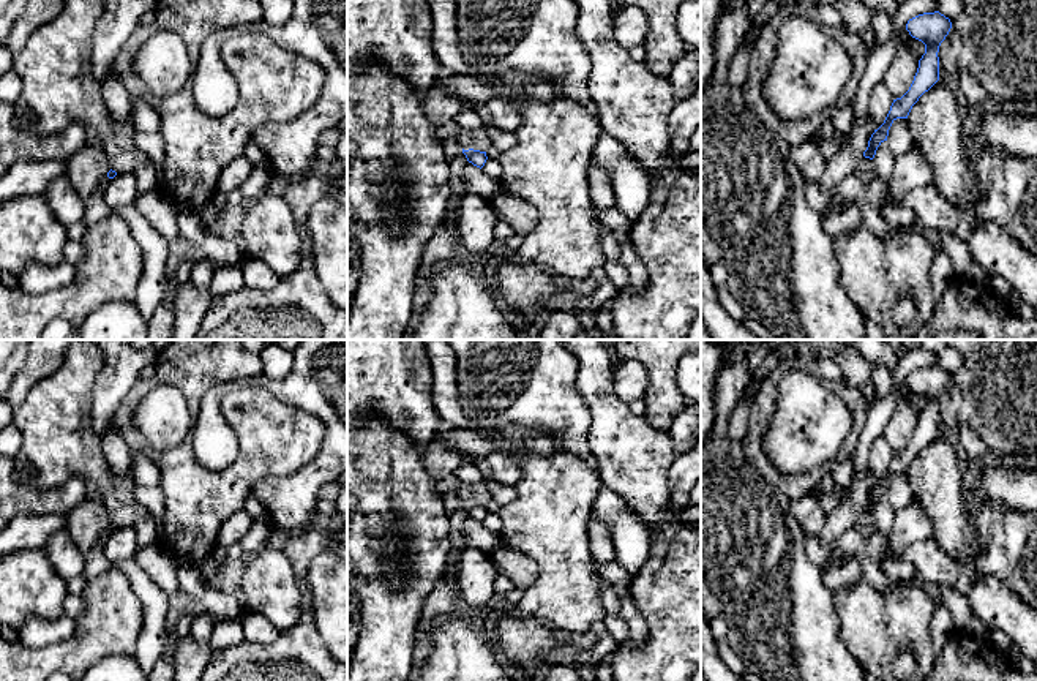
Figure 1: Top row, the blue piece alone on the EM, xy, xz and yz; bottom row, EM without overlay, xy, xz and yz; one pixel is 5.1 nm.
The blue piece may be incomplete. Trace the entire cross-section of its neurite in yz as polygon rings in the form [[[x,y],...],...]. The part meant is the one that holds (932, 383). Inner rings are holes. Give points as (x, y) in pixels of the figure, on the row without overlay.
[[[923,367],[908,374],[909,389],[925,398],[925,408],[919,414],[919,422],[909,444],[893,453],[884,477],[874,483],[863,506],[865,512],[873,514],[878,501],[887,495],[889,483],[897,472],[908,472],[912,460],[939,435],[939,400],[952,382],[949,371],[934,367]]]

